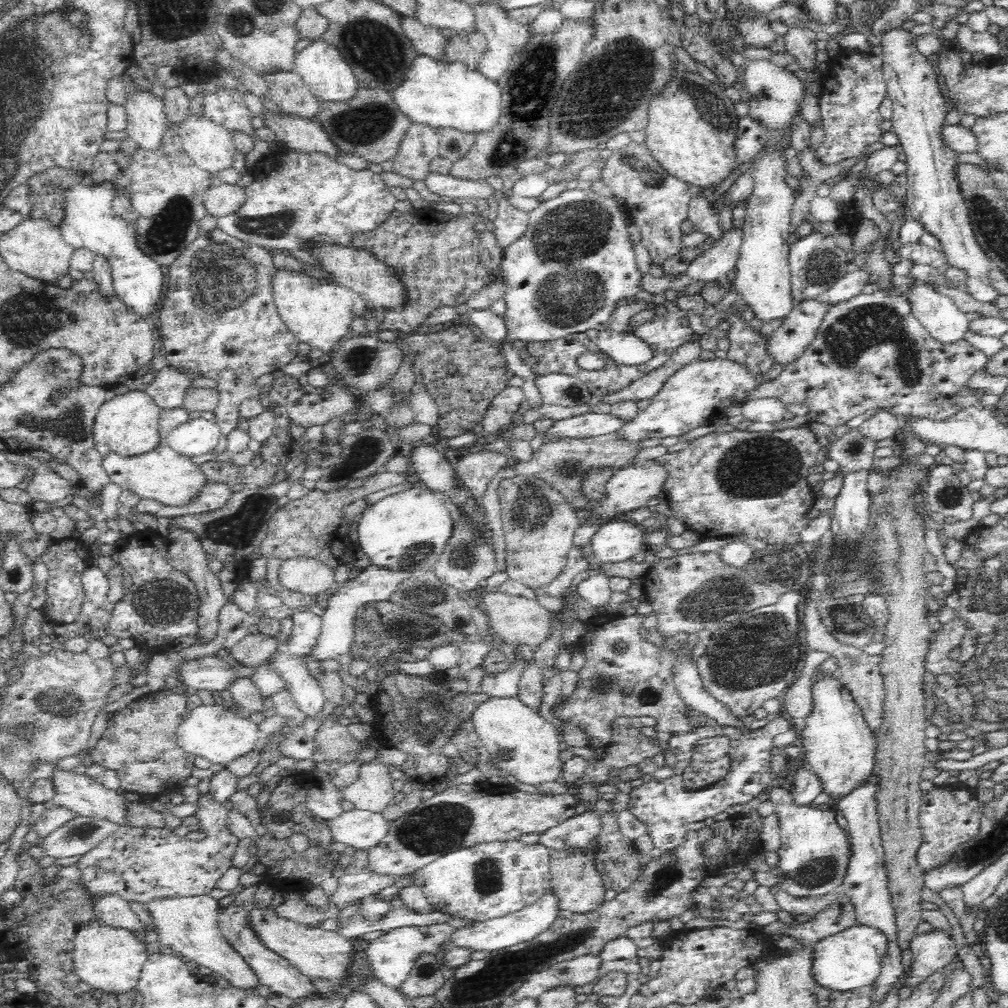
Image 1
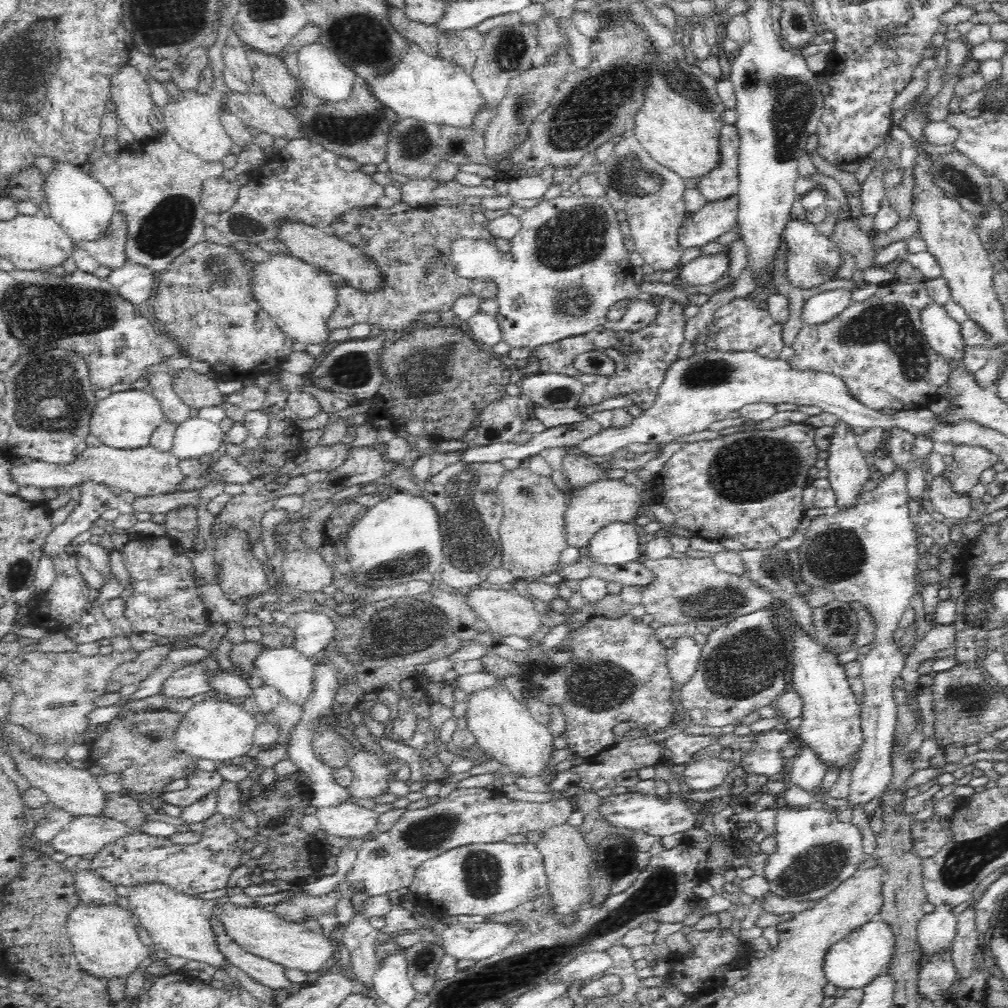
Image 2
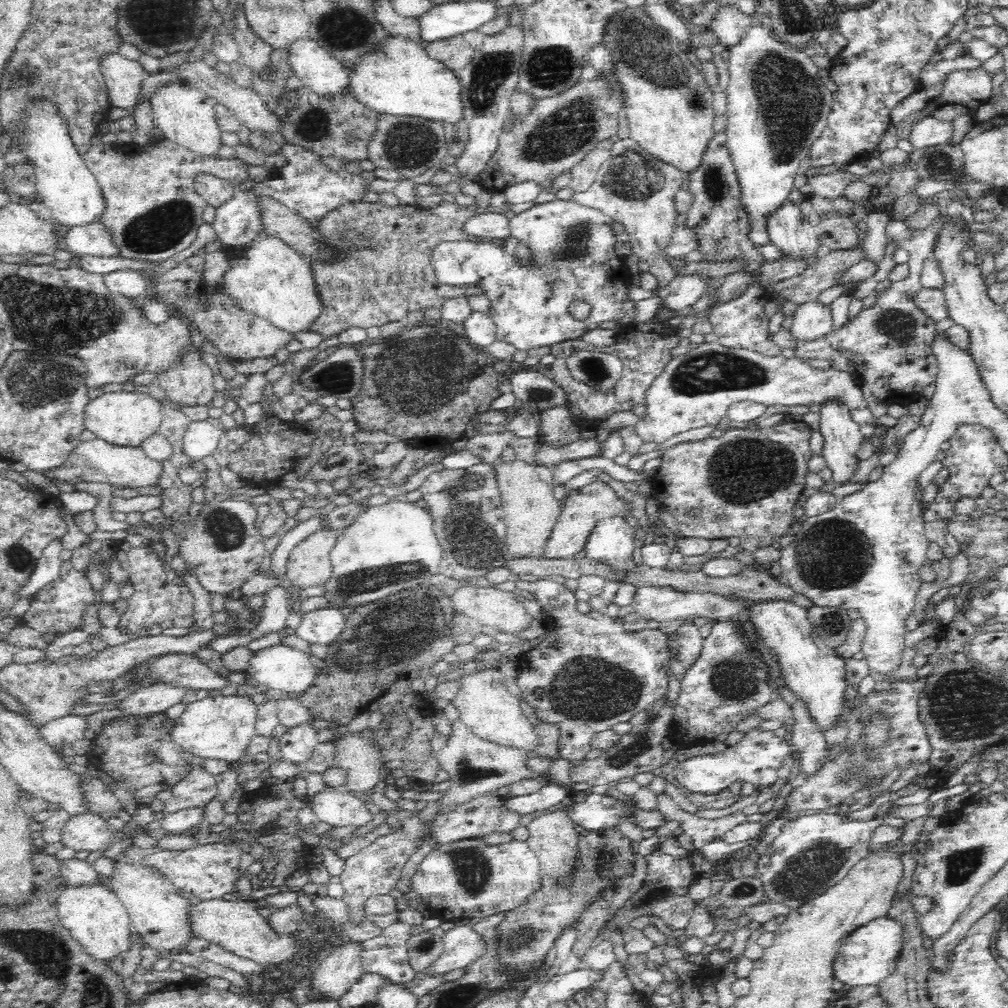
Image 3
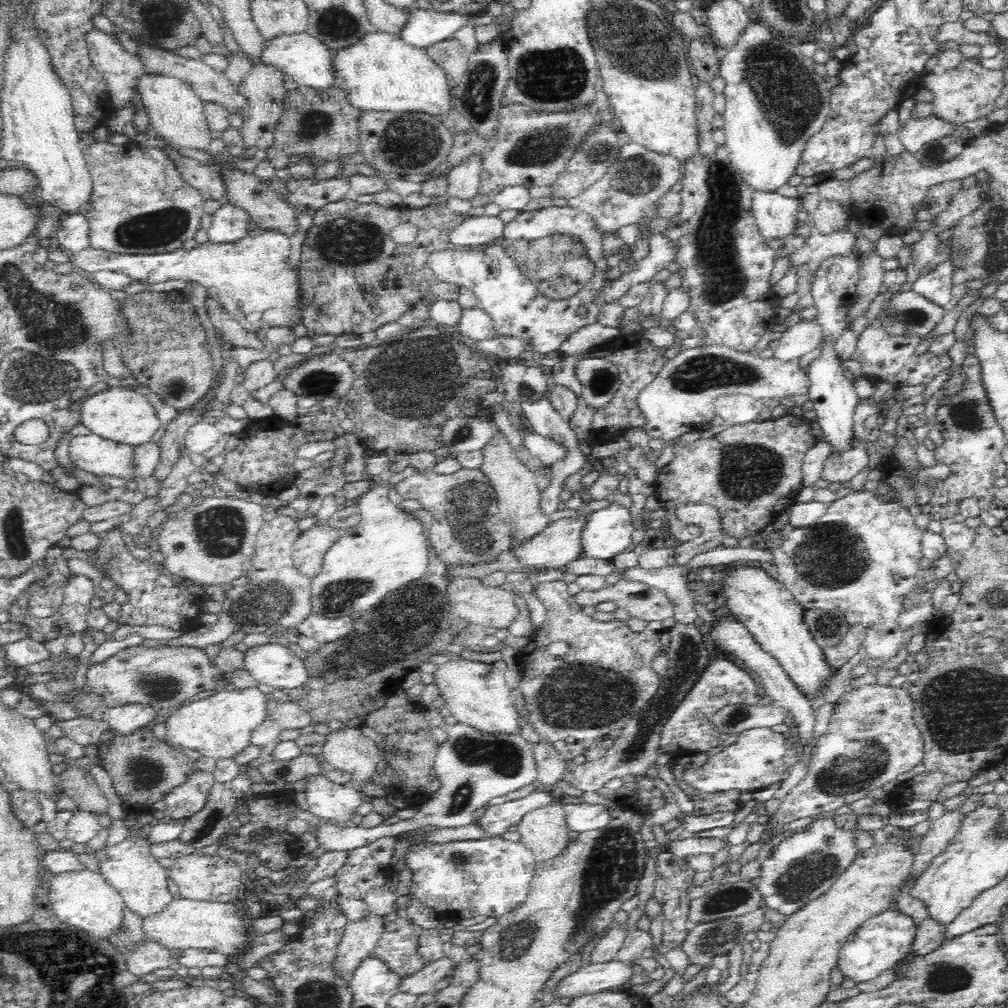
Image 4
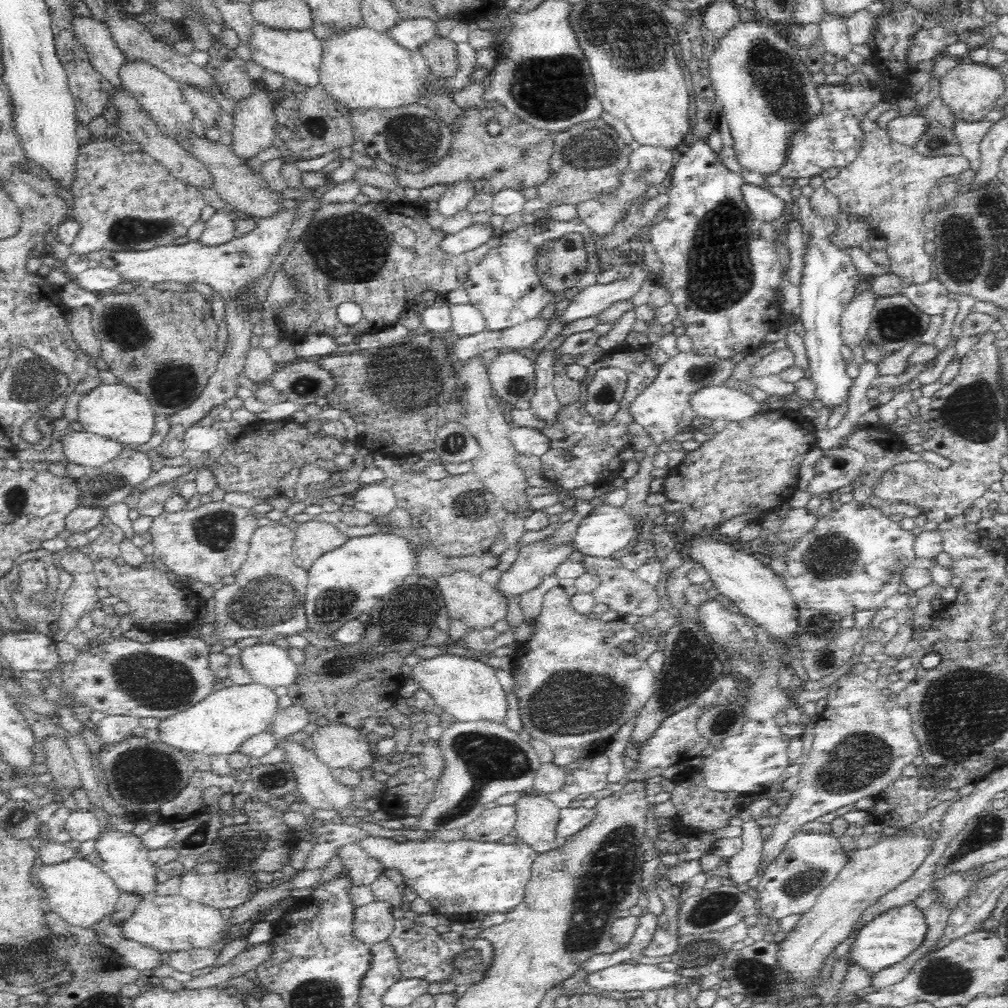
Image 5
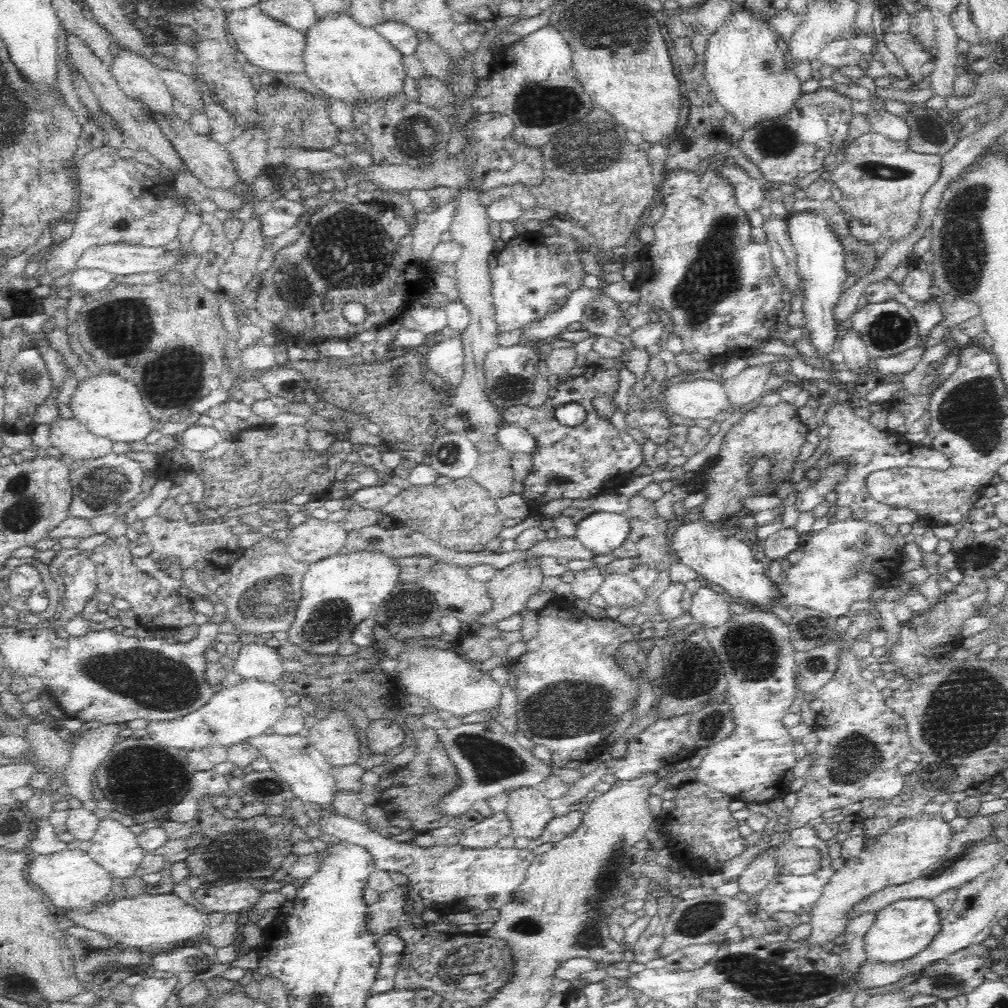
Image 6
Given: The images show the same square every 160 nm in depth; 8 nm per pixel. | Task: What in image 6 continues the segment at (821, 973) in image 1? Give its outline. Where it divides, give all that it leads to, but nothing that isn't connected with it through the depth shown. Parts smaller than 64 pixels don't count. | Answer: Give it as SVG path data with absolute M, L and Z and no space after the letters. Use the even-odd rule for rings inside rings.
M927 898L898 899L875 914L865 934L866 956L874 962L901 962L920 954L942 930L943 918L934 901Z

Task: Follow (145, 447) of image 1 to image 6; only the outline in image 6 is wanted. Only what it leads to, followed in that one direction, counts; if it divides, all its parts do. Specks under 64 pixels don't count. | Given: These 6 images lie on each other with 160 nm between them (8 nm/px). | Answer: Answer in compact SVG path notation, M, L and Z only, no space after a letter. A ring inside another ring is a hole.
M102 370L100 374L90 374L72 392L69 408L73 419L83 424L92 434L108 438L112 442L138 442L150 434L154 417L147 409L145 398L133 382L118 373Z

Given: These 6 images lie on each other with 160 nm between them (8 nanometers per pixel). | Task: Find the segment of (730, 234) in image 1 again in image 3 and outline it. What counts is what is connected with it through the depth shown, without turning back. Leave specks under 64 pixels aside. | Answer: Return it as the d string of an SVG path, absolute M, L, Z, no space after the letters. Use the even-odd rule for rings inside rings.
M700 275L675 277L666 287L660 288L662 292L658 296L661 298L663 308L680 312L686 306L692 306L696 300L700 300L706 284L708 284L707 278Z

